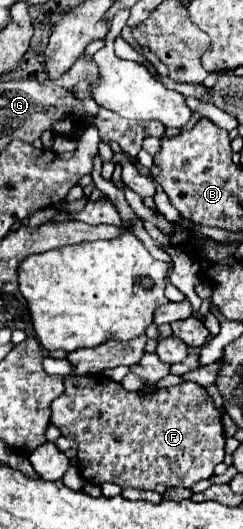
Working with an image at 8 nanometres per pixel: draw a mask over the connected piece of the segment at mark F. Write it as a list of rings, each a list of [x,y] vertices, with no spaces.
[[[89,374],[83,378],[67,376],[65,392],[55,398],[51,408],[51,422],[63,436],[71,436],[79,442],[79,464],[85,472],[83,478],[91,484],[111,482],[121,488],[131,486],[163,494],[167,488],[191,488],[195,482],[211,478],[213,468],[225,458],[221,410],[213,404],[207,390],[195,382],[181,382],[177,386],[141,396],[137,392],[127,392],[119,382],[113,382],[105,374]]]

